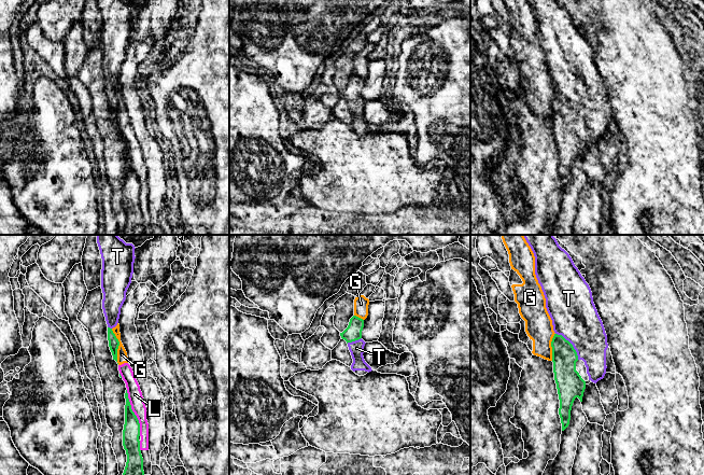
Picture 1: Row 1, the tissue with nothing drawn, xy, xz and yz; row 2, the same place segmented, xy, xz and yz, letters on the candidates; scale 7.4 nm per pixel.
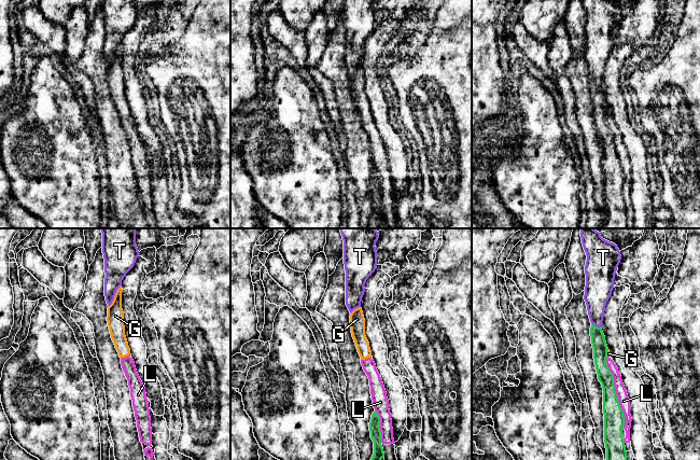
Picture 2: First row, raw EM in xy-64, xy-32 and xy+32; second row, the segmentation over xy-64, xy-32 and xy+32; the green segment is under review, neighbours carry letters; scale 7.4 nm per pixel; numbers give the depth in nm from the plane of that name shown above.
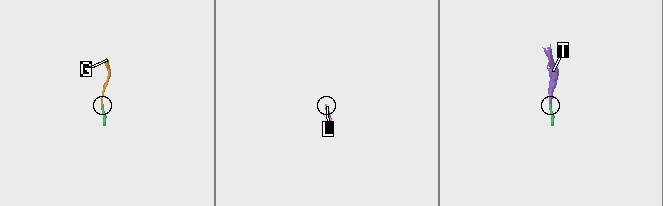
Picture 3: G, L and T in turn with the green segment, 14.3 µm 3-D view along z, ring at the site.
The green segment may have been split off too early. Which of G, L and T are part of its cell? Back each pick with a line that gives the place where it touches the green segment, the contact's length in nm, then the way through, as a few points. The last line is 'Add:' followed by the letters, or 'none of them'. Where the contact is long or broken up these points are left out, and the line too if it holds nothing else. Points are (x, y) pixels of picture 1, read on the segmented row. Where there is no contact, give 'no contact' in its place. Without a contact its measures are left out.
T: meets green in yz at (571, 344); contact 260 nm long; runs through yz (564, 357), (571, 344), (574, 339), (574, 316)
Add: T

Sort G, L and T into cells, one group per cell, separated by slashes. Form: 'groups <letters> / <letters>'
groups G L / T

